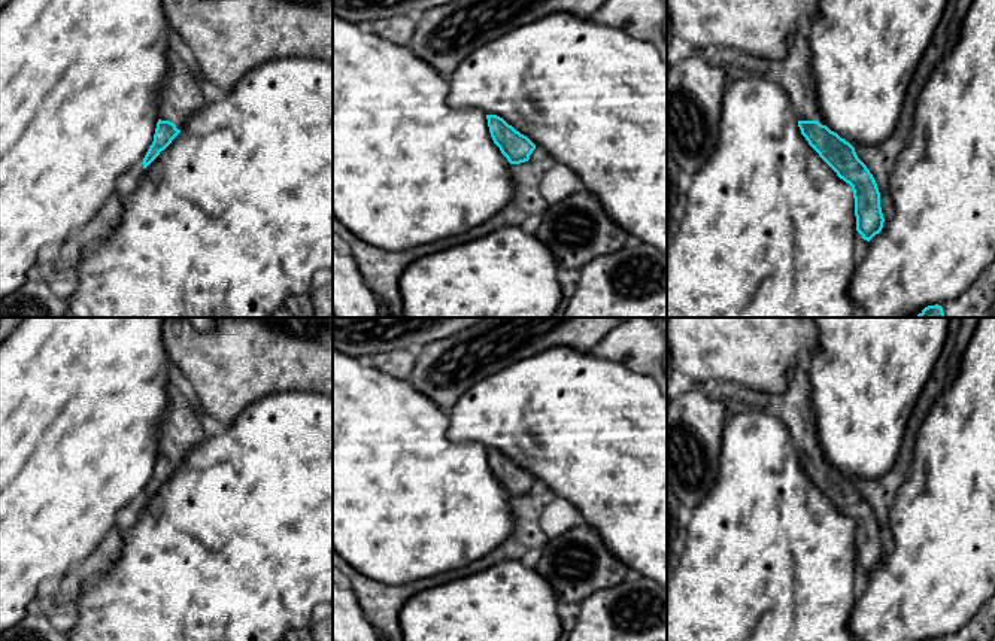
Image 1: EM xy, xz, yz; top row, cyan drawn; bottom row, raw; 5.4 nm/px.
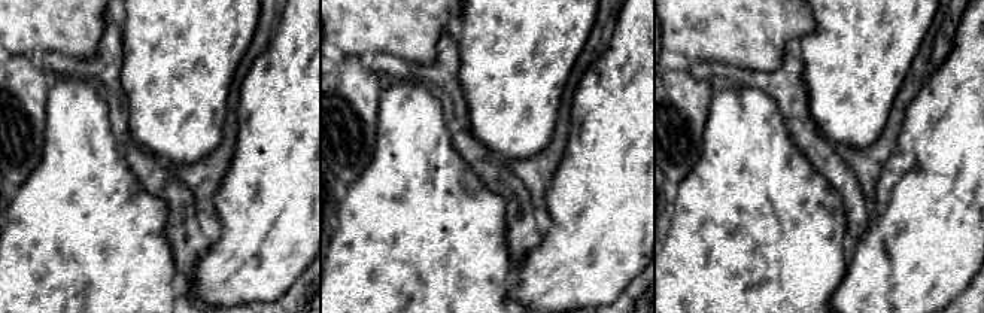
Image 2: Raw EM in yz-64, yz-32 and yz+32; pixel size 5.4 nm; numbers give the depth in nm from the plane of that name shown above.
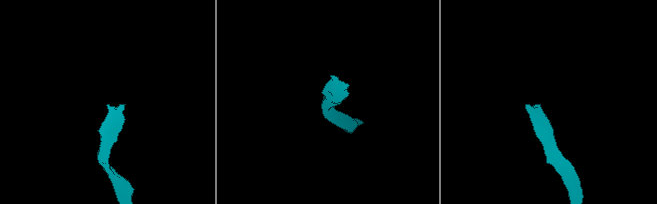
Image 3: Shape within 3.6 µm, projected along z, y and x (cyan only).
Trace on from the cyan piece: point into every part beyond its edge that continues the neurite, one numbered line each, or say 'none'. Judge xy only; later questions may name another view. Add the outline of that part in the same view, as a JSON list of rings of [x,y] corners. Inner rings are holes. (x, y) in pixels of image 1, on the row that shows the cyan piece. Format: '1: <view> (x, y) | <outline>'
1: xy (181, 96) | [[[172,48],[167,60],[169,69],[157,97],[157,109],[161,121],[170,121],[181,130],[206,104],[203,83]]]

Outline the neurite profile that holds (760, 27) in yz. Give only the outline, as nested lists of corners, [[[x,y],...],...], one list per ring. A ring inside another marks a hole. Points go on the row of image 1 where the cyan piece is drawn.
[[[667,0],[673,36],[700,51],[718,48],[783,60],[798,19],[819,15],[817,0]]]

